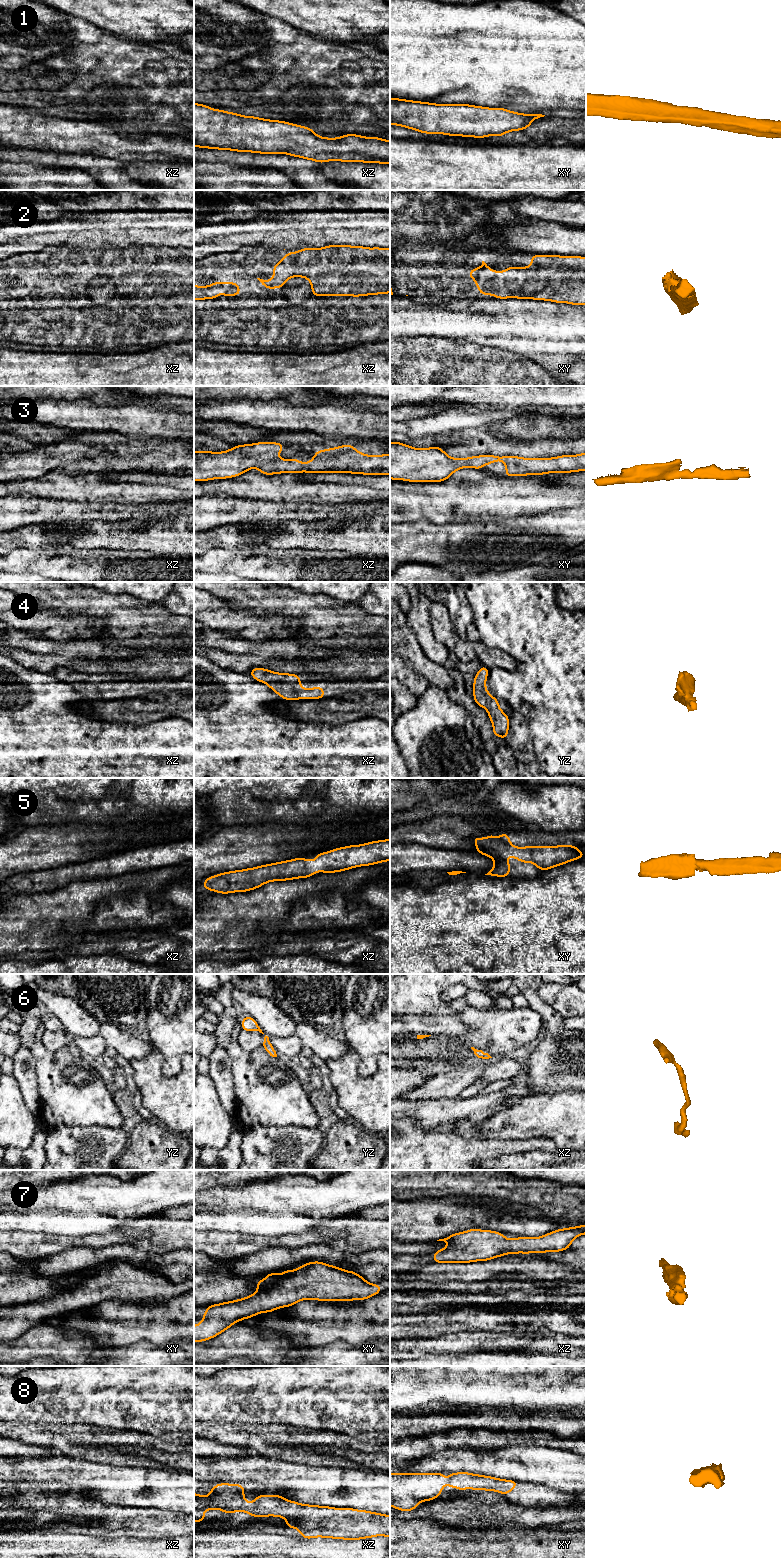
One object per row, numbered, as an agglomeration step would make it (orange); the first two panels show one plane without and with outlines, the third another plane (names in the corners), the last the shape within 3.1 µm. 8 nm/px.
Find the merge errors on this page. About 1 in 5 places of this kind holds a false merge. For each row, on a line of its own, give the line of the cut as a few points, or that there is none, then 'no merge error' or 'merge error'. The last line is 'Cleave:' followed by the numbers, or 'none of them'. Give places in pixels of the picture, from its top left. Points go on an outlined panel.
1: cut none; no merge error
2: cut none; no merge error
3: cut none; no merge error
4: cut none; no merge error
5: cut none; no merge error
6: cut none; no merge error
7: cut none; no merge error
8: cut none; no merge error
Cleave: none of them

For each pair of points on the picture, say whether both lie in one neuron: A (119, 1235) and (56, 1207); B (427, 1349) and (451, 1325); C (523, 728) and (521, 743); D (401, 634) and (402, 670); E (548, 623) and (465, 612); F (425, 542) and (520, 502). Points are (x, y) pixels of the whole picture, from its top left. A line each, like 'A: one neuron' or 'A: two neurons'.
A: two neurons
B: two neurons
C: one neuron
D: two neurons
E: two neurons
F: two neurons

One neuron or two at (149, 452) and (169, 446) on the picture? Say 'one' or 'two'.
one

